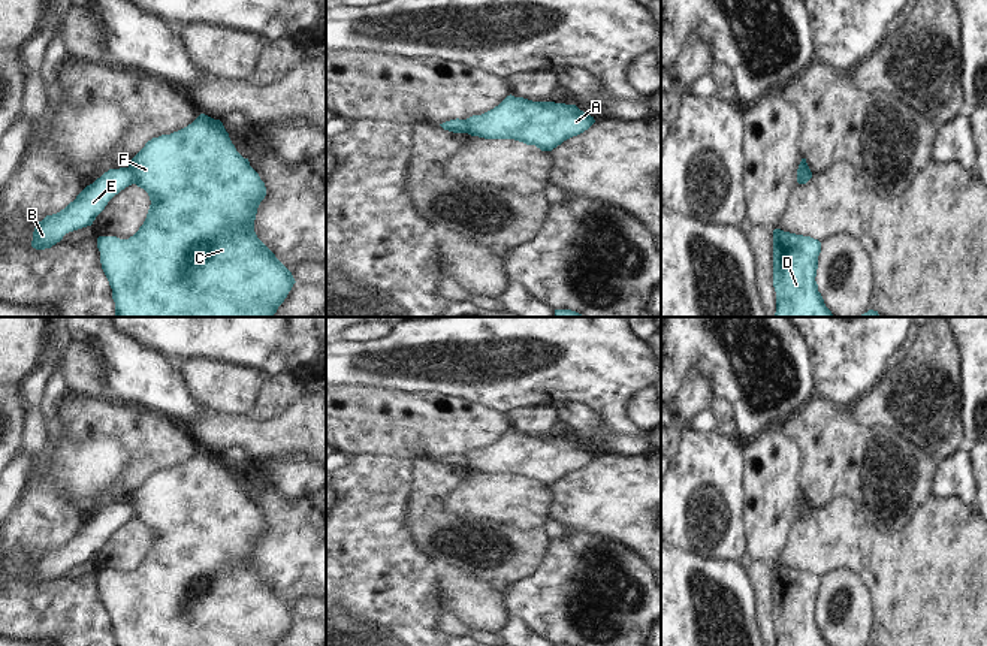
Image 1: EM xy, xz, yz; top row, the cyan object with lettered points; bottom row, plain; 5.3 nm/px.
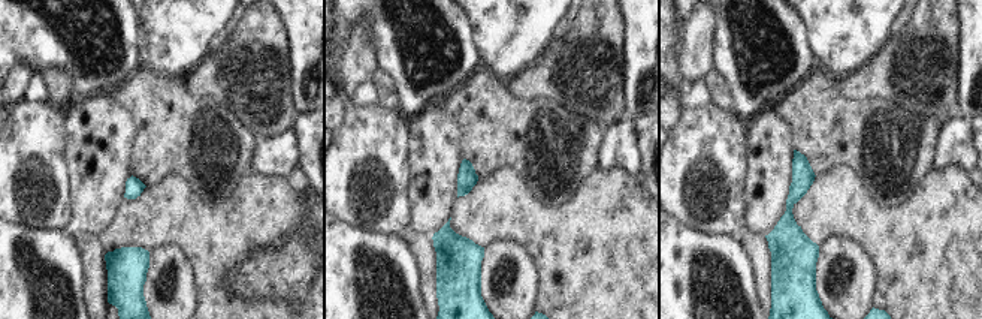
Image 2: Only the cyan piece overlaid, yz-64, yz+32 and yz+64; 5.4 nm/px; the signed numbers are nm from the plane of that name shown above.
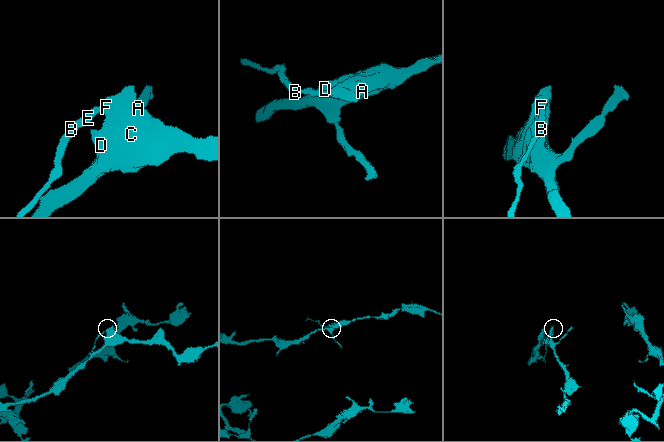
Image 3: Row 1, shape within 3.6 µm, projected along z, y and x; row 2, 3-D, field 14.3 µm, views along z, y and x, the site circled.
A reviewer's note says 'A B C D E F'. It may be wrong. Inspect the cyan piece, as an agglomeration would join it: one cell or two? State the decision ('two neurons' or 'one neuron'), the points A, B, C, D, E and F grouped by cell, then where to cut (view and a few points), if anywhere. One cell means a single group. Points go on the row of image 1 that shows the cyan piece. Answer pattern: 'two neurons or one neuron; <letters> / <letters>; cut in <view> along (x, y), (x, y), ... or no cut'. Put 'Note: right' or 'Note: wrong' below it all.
two neurons; A C D F / B E; cut in xy along (127, 168), (133, 183)
Note: wrong

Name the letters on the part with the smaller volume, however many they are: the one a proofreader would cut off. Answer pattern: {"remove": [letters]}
{"remove": ["B", "E"]}

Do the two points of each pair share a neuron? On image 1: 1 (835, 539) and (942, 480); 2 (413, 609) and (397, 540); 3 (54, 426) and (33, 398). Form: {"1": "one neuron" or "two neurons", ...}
{"1": "two neurons", "2": "one neuron", "3": "two neurons"}

